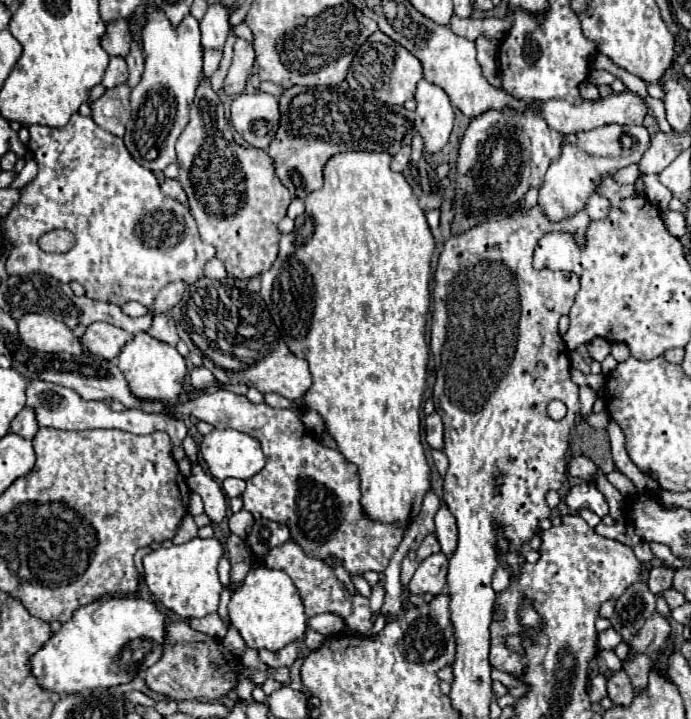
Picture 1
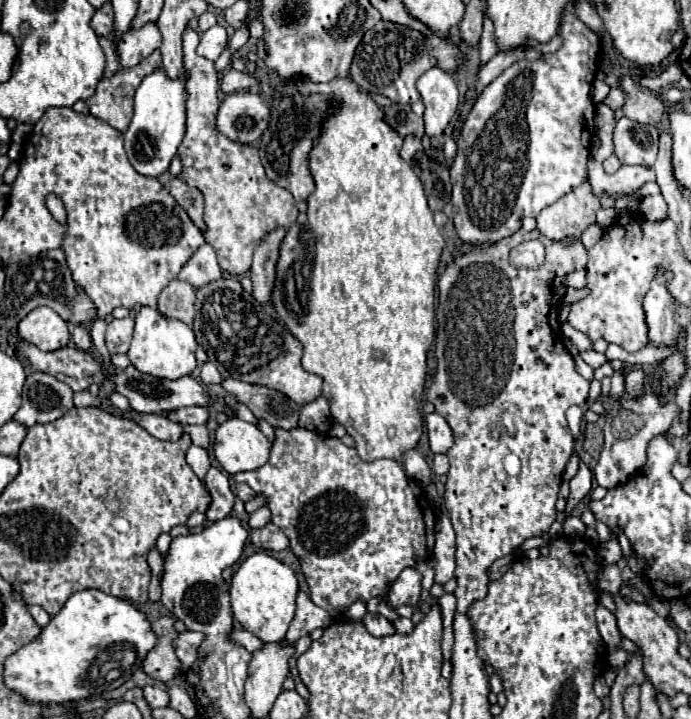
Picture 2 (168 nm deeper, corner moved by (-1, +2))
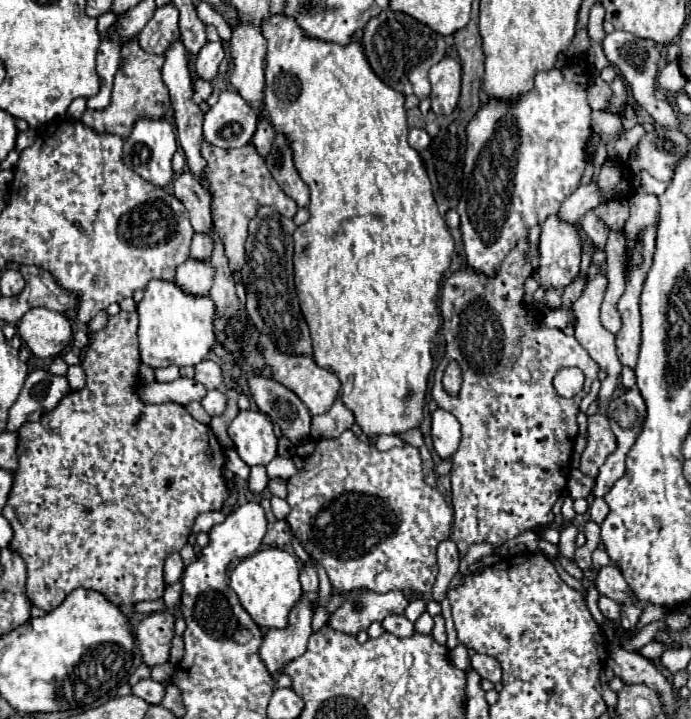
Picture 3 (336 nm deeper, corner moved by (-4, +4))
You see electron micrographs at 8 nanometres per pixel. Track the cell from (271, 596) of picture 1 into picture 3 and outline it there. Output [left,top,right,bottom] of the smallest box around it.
[229,547,301,629]

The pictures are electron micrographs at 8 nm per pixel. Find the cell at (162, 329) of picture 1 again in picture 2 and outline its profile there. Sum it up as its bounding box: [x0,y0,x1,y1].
[158,279,196,323]

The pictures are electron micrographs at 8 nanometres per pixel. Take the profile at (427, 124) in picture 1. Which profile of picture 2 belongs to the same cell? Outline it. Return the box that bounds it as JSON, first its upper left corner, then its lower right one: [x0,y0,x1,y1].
[416,67,458,137]

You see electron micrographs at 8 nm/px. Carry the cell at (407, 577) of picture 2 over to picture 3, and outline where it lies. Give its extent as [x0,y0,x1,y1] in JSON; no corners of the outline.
[327,591,409,635]

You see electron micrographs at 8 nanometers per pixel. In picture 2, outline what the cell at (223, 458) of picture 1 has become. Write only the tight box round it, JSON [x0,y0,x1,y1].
[214,417,270,475]

